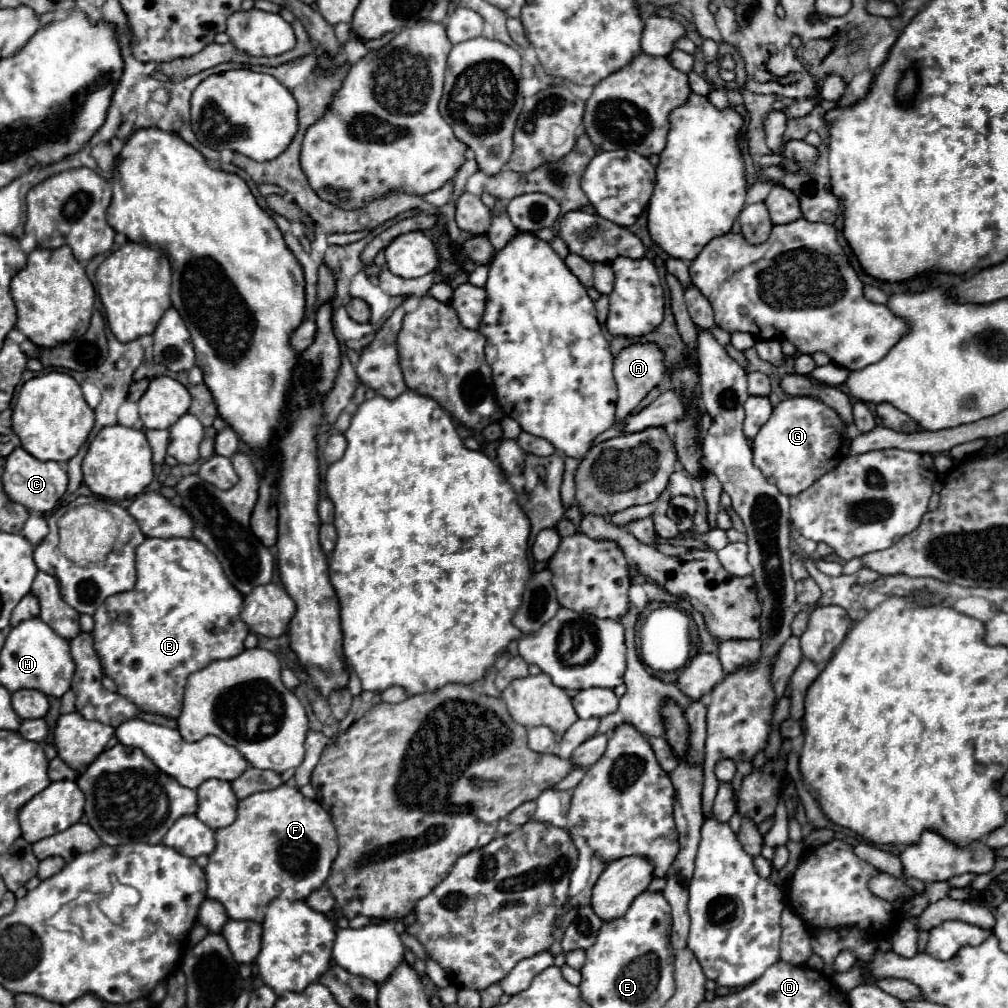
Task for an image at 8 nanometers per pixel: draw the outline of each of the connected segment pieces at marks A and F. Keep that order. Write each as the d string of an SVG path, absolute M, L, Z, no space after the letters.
M646 343L626 347L614 361L614 379L618 391L616 419L626 417L662 381L662 377L664 377L664 353L656 345Z
M286 783L272 791L260 791L242 799L238 803L238 819L214 833L216 849L208 855L208 865L204 867L208 881L206 895L218 899L226 907L230 919L252 919L260 923L270 899L286 897L290 901L304 901L312 891L322 887L338 853L336 827L328 811L324 811L318 801L304 797L296 787Z

